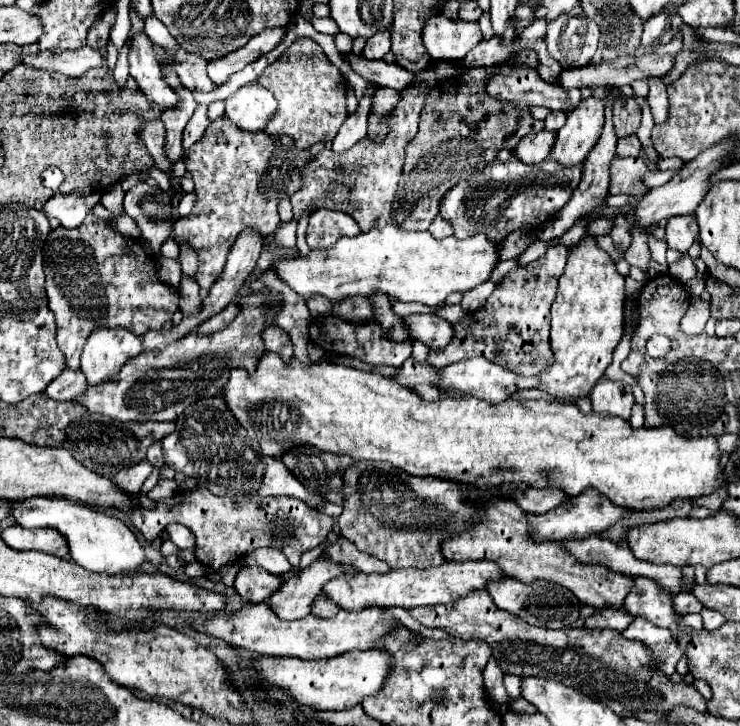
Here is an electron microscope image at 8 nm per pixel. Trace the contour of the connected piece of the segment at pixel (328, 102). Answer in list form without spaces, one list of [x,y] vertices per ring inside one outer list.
[[[296,38],[292,46],[258,76],[258,82],[278,100],[278,108],[264,132],[270,138],[290,136],[298,150],[308,150],[316,142],[332,142],[340,124],[348,118],[344,76],[310,38]]]

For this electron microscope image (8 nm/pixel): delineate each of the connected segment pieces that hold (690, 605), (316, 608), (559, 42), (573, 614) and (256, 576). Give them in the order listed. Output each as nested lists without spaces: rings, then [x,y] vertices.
[[[676,594],[674,596],[674,608],[680,614],[694,614],[694,612],[700,612],[704,606],[692,594]]]
[[[318,596],[318,598],[314,600],[314,604],[312,604],[312,614],[314,614],[314,616],[334,616],[338,610],[340,610],[340,608],[336,608],[334,602],[330,602],[330,600],[322,598],[322,596]]]
[[[580,10],[558,16],[548,22],[546,44],[552,58],[562,68],[578,68],[592,62],[600,40],[600,28]]]
[[[506,576],[500,580],[490,580],[486,584],[486,590],[498,608],[502,608],[502,610],[506,610],[506,612],[510,612],[510,614],[534,624],[534,626],[566,628],[566,626],[572,626],[580,614],[580,602],[576,600],[576,596],[568,588],[546,582],[546,580],[536,580],[536,582],[524,584],[516,578]]]
[[[242,566],[234,580],[236,592],[248,602],[266,602],[280,584],[280,578],[258,566]]]

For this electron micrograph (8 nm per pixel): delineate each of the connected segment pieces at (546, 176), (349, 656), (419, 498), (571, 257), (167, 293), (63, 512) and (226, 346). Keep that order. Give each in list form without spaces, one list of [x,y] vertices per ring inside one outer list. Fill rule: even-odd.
[[[514,154],[508,162],[494,160],[474,178],[454,186],[440,202],[440,216],[450,222],[456,238],[468,238],[478,232],[486,234],[490,242],[500,244],[510,232],[528,226],[540,228],[568,202],[568,174],[580,174],[584,162],[578,166],[562,166],[554,158],[546,158],[534,166],[520,162]]]
[[[352,650],[314,662],[290,656],[258,656],[252,660],[252,666],[264,682],[292,696],[302,706],[314,706],[316,710],[348,710],[360,704],[364,696],[378,694],[386,672],[392,670],[392,658],[384,650]]]
[[[356,462],[350,470],[344,472],[344,488],[346,502],[344,512],[338,518],[340,536],[354,542],[358,550],[368,552],[380,560],[384,560],[390,568],[432,568],[444,564],[446,560],[440,554],[440,544],[450,534],[460,534],[478,510],[474,506],[462,506],[462,484],[446,482],[438,478],[416,478],[410,476],[388,462]]]
[[[592,234],[568,248],[568,262],[552,304],[550,344],[556,360],[548,372],[538,376],[540,390],[560,400],[576,400],[580,394],[590,394],[610,366],[612,352],[624,336],[624,298],[624,276],[618,274],[610,254],[598,248]]]
[[[92,214],[74,230],[66,230],[62,226],[50,230],[44,246],[44,262],[48,306],[56,318],[56,342],[64,352],[66,366],[70,370],[80,368],[82,346],[90,336],[90,330],[96,330],[98,326],[126,326],[128,330],[134,330],[134,334],[144,336],[148,330],[160,330],[164,322],[172,320],[172,314],[178,308],[178,290],[160,280],[156,260],[142,250],[142,244],[116,234],[110,230],[106,220]]]
[[[26,498],[10,502],[10,516],[22,528],[54,528],[58,530],[70,548],[70,558],[84,566],[86,570],[94,570],[98,574],[134,574],[140,564],[146,560],[144,548],[136,540],[134,532],[118,518],[96,512],[88,506],[80,506],[78,502],[70,502],[64,498]]]
[[[260,294],[244,296],[242,312],[226,330],[206,336],[206,340],[202,340],[202,334],[188,334],[164,350],[142,352],[126,362],[112,380],[88,386],[88,390],[74,398],[74,402],[82,404],[90,412],[98,412],[120,422],[174,422],[186,406],[220,394],[226,384],[228,370],[234,366],[254,372],[254,366],[264,352],[262,330],[266,324],[266,308],[262,302],[264,296]]]

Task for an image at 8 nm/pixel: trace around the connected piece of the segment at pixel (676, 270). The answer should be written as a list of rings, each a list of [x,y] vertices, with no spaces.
[[[684,254],[684,258],[672,266],[668,266],[670,276],[674,276],[680,282],[688,282],[690,278],[696,276],[696,266],[692,264],[692,258],[688,254]]]

